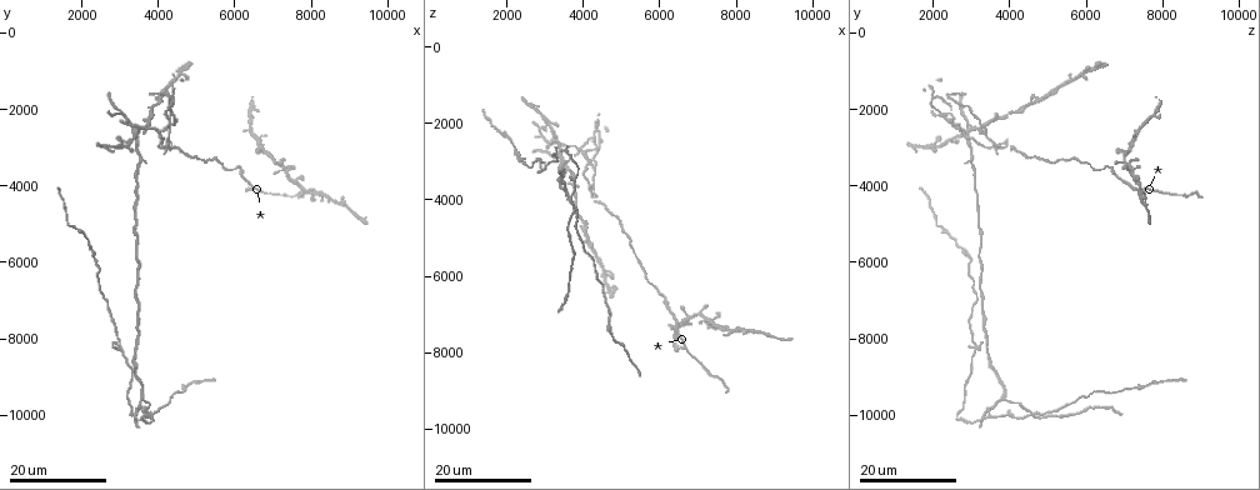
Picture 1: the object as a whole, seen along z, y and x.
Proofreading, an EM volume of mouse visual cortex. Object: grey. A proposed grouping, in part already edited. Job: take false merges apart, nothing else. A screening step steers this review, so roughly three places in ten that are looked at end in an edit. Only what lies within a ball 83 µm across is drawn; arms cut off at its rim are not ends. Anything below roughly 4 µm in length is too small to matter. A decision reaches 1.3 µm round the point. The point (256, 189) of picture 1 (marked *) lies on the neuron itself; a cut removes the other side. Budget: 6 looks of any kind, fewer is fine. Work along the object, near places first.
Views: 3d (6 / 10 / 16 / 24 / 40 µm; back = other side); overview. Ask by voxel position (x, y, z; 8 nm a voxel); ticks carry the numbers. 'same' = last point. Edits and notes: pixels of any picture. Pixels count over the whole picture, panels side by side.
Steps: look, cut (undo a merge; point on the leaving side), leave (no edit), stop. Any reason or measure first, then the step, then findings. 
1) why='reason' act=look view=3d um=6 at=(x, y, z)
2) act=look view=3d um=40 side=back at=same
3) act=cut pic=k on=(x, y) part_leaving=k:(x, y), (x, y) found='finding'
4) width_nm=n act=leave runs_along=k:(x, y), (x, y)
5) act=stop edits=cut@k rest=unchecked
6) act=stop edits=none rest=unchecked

why='sudden change in width' act=look view=3d um=16 at=(4700, 9250, 7550)

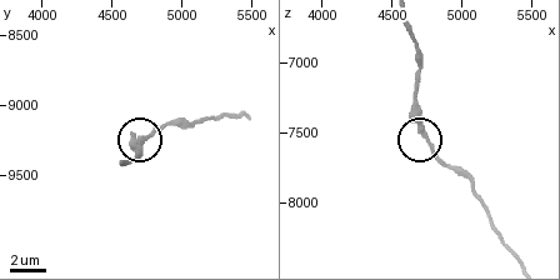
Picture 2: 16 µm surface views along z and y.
why='closer look' act=look view=3d um=6 at=(4720, 9260, 7520)

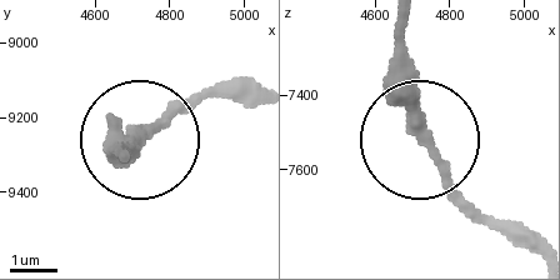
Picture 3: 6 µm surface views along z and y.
width_nm=280 act=leave found='all the same neuron'

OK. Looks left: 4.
act=look view=3d um=24 at=(4100, 2600, 2750)

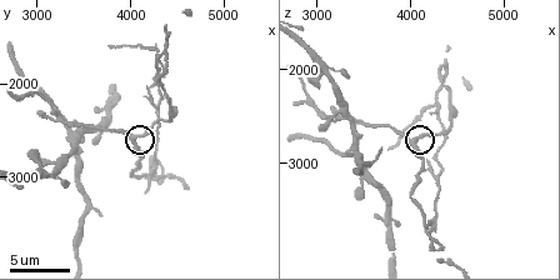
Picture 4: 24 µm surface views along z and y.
act=look view=3d um=10 at=(4050, 2550, 2750)

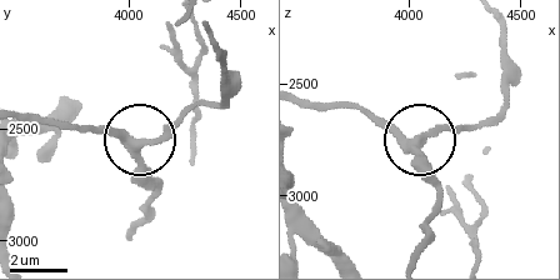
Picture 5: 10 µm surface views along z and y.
width_nm=290 act=cut pic=5 on=(174, 121) part_leaving=5:(143, 143), (198, 104), (226, 101), (226, 59), (213, 38) found='two neurons meet here'

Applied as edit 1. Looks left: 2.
why='four or more arms meet' act=look view=3d um=24 at=(3500, 2550, 2900)

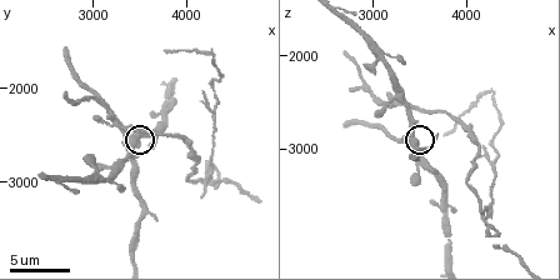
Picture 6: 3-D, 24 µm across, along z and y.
act=look view=3d um=6 at=same

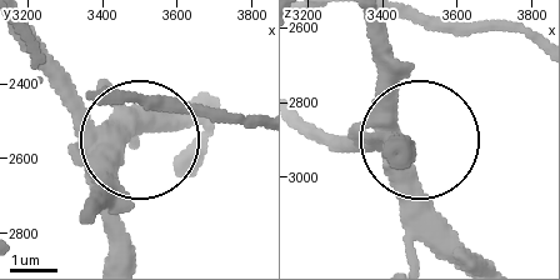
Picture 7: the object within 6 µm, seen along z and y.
width_nm=420 act=cut pic=7 on=(56, 91) found='two neurons meet here'

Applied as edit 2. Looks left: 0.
act=stop edits=cut@5,cut@7 rest=unchecked

